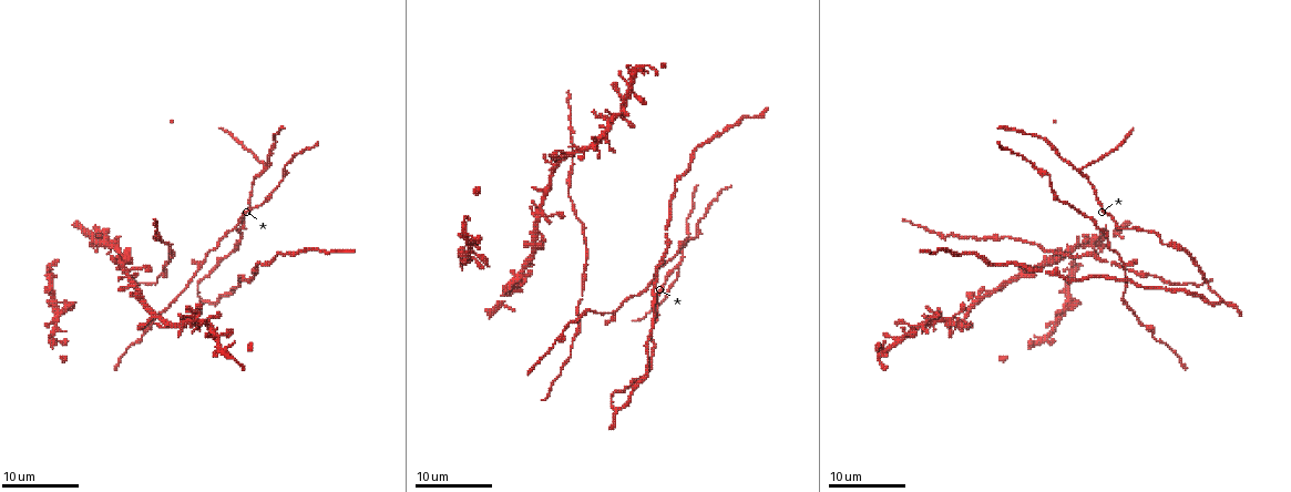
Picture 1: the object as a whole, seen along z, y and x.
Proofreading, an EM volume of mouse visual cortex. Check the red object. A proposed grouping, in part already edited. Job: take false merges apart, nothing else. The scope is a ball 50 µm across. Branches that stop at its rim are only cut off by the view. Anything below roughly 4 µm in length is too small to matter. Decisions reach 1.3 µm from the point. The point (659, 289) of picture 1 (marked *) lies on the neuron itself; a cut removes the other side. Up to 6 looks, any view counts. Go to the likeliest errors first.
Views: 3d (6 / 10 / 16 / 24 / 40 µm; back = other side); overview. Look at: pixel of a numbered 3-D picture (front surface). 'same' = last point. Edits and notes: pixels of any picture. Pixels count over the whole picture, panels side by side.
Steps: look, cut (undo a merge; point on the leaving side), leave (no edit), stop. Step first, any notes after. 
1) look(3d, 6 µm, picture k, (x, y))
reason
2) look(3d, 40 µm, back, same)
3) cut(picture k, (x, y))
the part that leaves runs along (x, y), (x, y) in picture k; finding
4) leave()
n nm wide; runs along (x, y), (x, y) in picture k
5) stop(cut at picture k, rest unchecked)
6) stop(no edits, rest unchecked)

look(3d, 6 µm, picture 1, (264, 170))
a fork

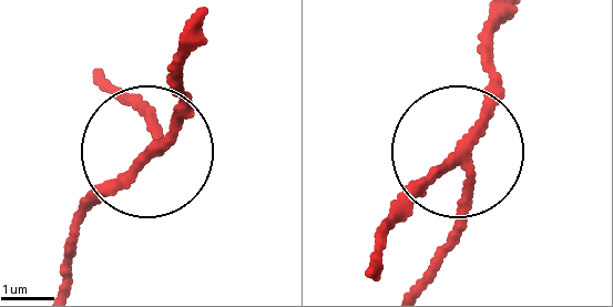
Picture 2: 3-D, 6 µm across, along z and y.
look(3d, 6 µm, back, picture 2, (461, 163))

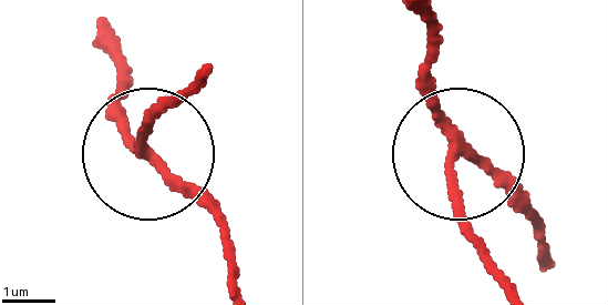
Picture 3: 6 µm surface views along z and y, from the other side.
cut(picture 3, (152, 111))
180 nm wide; the part that leaves runs along (142, 148), (195, 81) in picture 3; two neurons meet here

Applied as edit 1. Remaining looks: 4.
look(3d, 6 µm, picture 1, (1131, 269))

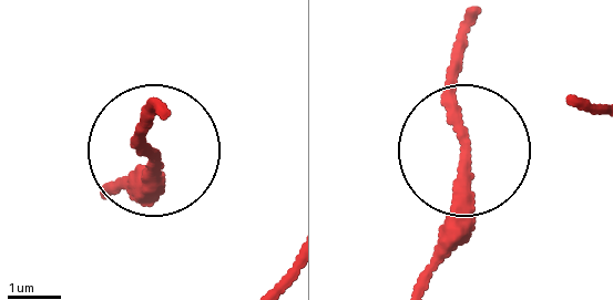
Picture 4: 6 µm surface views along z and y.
look(3d, 6 µm, back, picture 4, (467, 148))

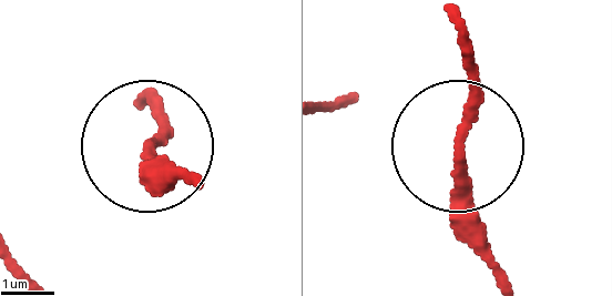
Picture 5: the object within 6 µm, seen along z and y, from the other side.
leave()
all the same neuron

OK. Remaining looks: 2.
look(3d, 6 µm, picture 1, (668, 239))
thick turns thin

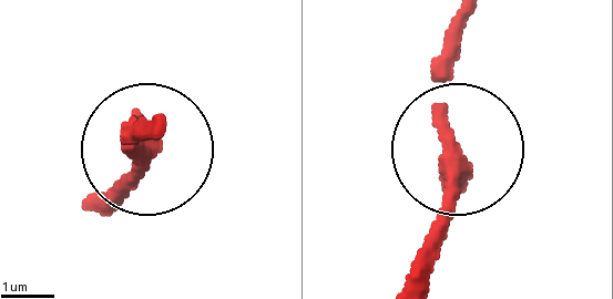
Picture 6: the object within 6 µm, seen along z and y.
look(3d, 6 µm, back, picture 6, (140, 155))
other side

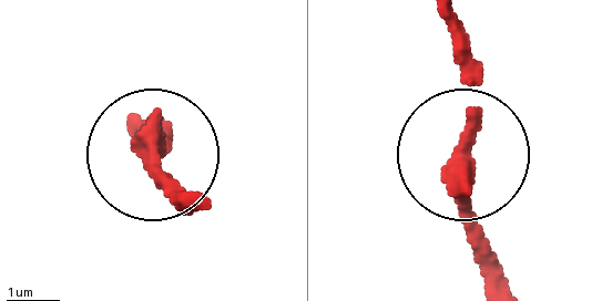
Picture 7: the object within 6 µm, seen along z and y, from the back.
leave()
all the same neuron

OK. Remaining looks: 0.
stop(cut at picture 3, rest unchecked)

